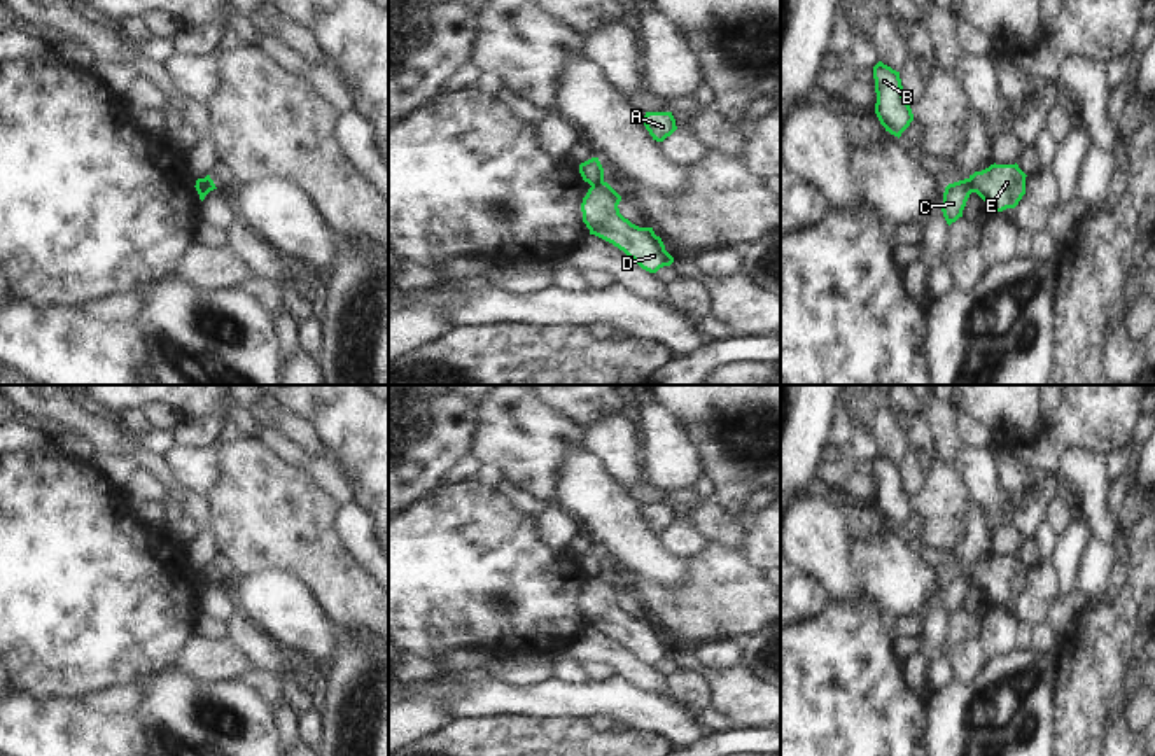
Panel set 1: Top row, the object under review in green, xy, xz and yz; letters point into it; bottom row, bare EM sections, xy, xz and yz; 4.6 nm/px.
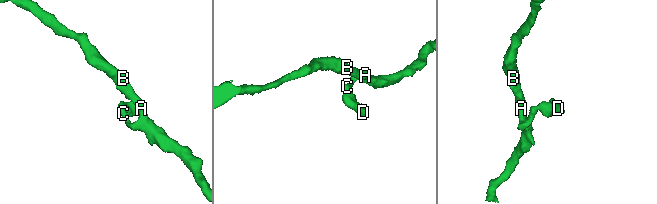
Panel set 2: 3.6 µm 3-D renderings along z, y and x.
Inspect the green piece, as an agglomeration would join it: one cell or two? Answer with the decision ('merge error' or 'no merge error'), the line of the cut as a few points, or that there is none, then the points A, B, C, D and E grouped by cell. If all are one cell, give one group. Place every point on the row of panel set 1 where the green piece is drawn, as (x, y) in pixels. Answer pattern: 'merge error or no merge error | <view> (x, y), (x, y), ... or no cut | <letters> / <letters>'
merge error | yz (966, 179), (972, 191) | A B C / D E

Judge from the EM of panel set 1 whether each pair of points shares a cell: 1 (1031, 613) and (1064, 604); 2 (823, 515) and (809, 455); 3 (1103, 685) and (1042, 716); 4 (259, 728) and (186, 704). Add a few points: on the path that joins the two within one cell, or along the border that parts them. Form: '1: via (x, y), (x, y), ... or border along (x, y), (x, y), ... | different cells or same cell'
1: border along (1059, 594), (1049, 609), (1047, 622) | different cells
2: border along (814, 482), (798, 492) | different cells
3: border along (1059, 669), (1054, 737) | different cells
4: via (242, 713), (233, 704), (203, 693) | same cell

